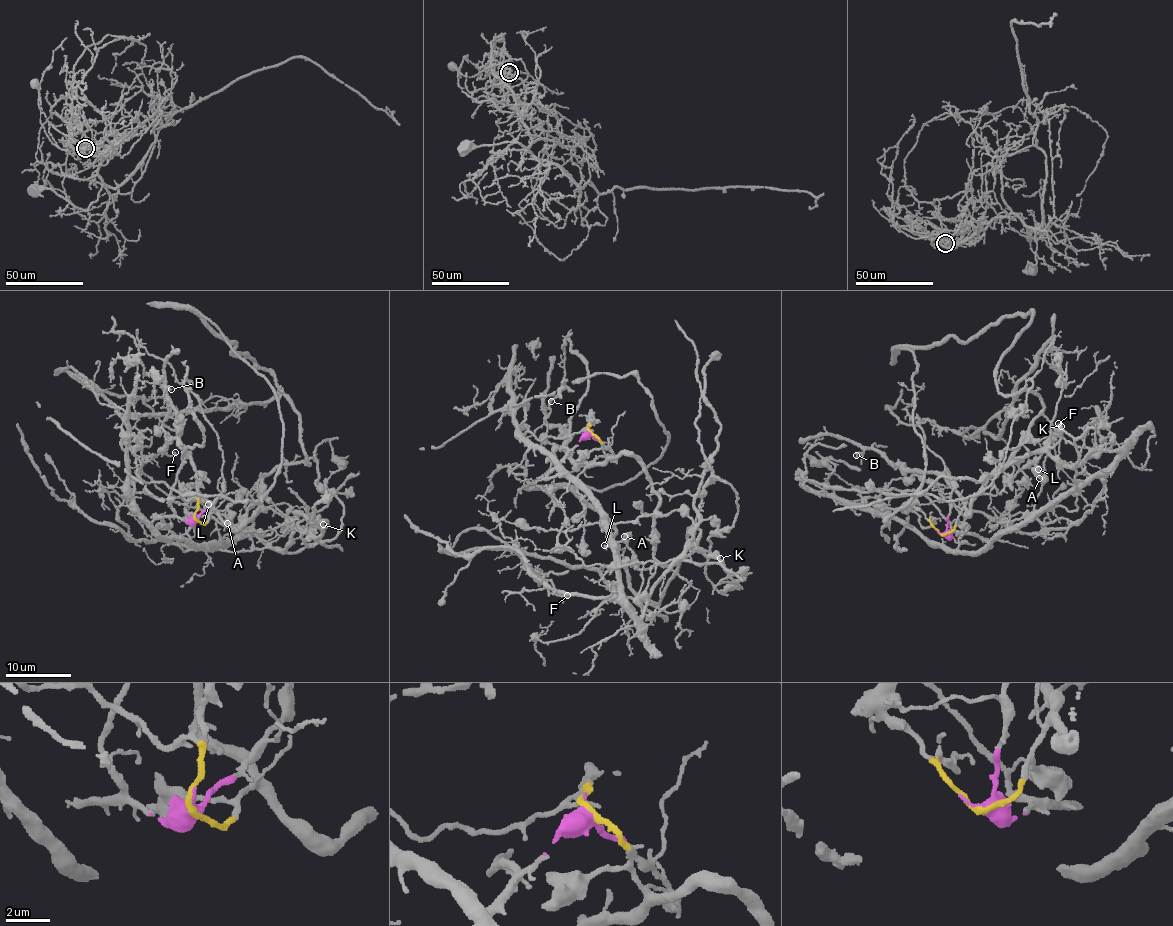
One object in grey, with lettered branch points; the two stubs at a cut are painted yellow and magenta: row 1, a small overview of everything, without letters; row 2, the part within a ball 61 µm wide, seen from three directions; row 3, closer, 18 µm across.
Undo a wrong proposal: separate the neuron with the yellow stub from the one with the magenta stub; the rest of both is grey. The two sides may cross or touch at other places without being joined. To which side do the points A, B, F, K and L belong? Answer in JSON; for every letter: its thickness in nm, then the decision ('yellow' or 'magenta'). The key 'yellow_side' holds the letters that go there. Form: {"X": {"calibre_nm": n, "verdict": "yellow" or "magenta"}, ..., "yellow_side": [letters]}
{"A": {"calibre_nm": 300, "verdict": "yellow"}, "B": {"calibre_nm": 200, "verdict": "yellow"}, "F": {"calibre_nm": 260, "verdict": "magenta"}, "K": {"calibre_nm": 440, "verdict": "magenta"}, "L": {"calibre_nm": 320, "verdict": "yellow"}, "yellow_side": ["A", "B", "L"]}

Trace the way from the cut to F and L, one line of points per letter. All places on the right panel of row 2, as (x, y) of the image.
F: (941, 533), (975, 535), (990, 546), (1097, 477), (1103, 494), (1092, 510), (1044, 523), (1034, 513), (1058, 423)
L: (941, 533), (952, 531), (964, 509), (969, 510), (1039, 415), (1055, 432), (1037, 469)

